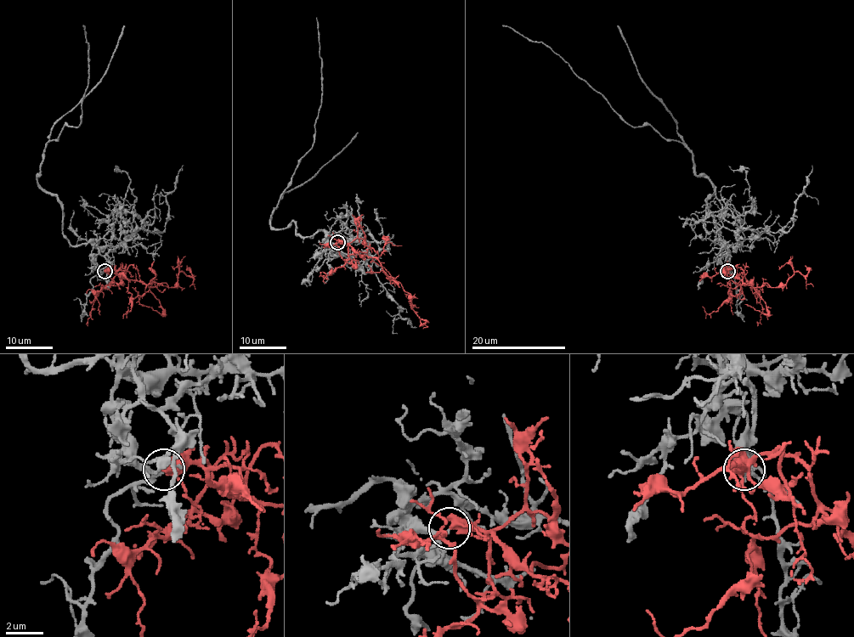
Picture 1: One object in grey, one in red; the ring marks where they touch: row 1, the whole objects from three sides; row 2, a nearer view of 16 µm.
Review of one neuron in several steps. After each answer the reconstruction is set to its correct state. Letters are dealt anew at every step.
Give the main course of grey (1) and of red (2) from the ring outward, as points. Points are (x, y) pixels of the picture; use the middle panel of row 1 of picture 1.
1: (338, 242), (270, 220), (314, 139), (317, 17)
2: (338, 242), (375, 257), (409, 294), (410, 307), (426, 321), (422, 328)

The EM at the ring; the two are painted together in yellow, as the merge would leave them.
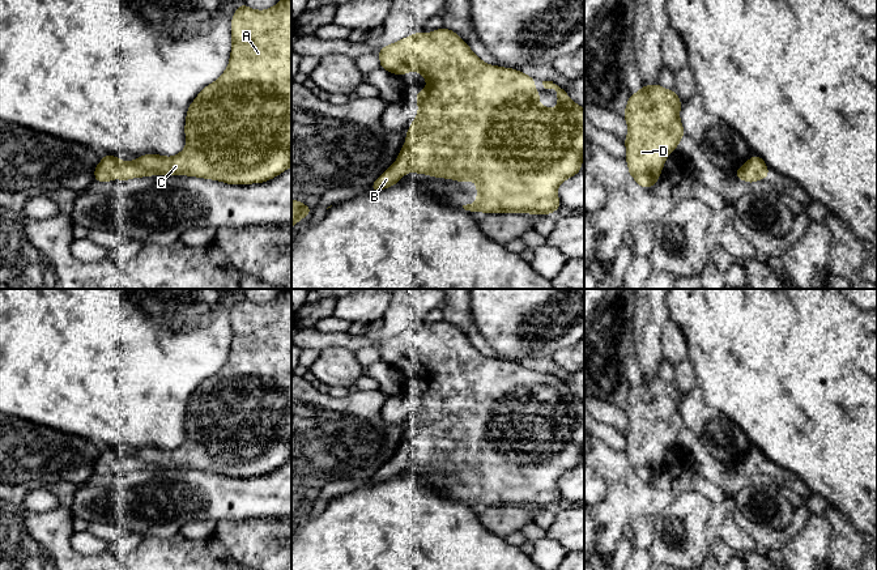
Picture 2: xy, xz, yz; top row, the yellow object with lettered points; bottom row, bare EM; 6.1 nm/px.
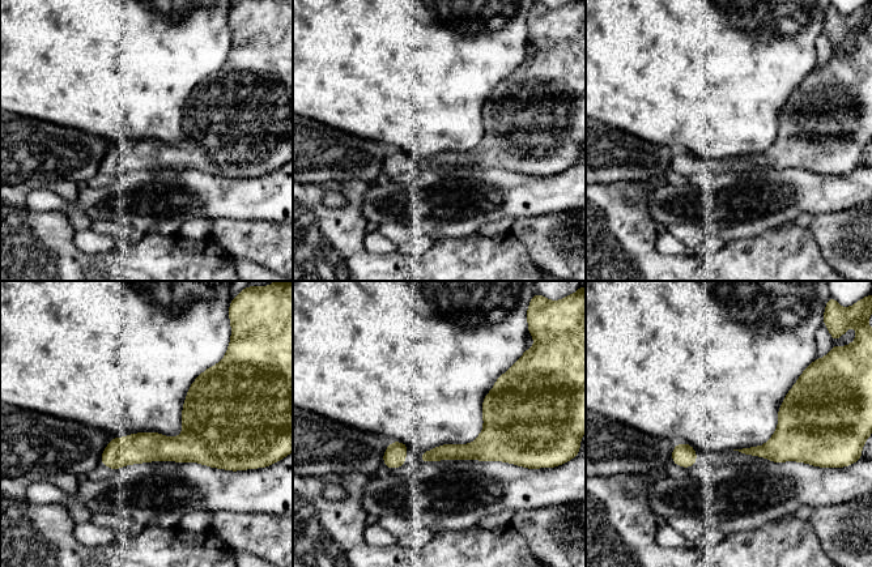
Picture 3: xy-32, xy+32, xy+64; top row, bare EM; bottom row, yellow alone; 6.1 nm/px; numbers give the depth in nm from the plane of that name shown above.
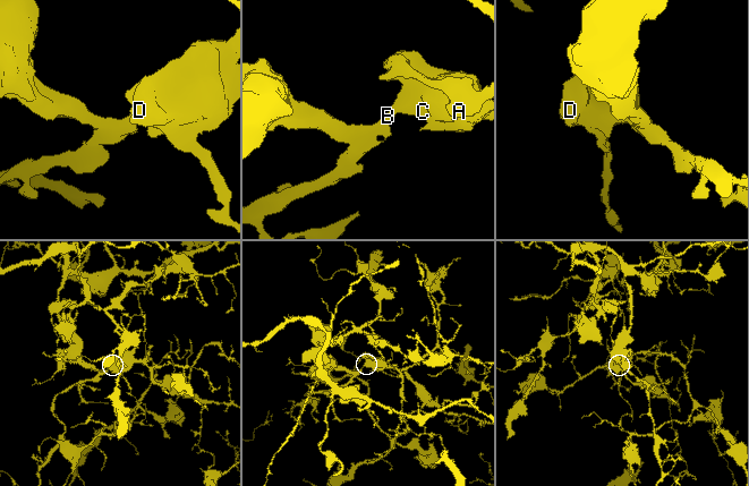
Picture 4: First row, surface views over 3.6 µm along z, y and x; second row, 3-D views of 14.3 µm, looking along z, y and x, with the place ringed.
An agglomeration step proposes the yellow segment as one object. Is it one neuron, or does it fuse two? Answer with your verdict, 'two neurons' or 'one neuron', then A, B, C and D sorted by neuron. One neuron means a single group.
one neuron; A B C D

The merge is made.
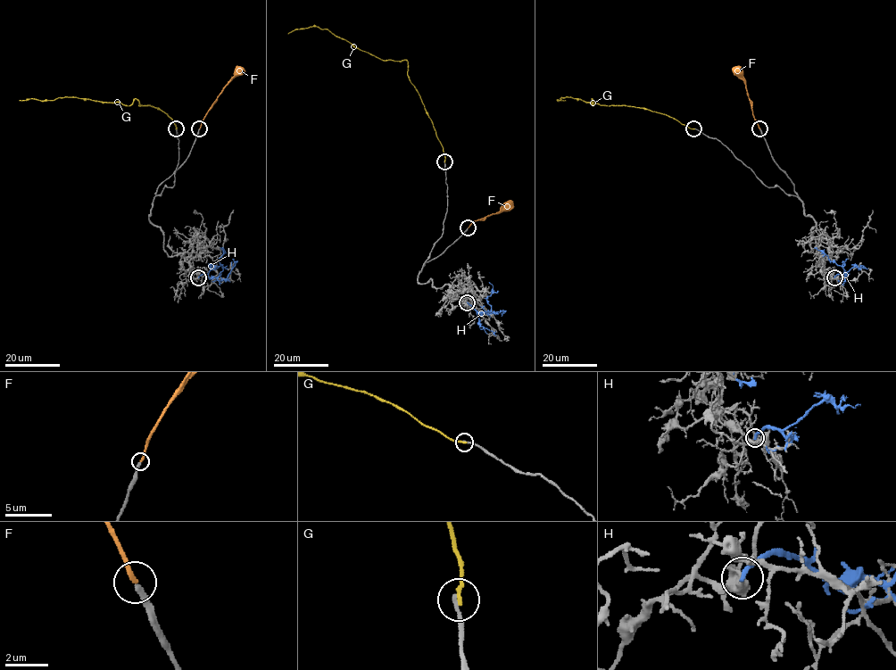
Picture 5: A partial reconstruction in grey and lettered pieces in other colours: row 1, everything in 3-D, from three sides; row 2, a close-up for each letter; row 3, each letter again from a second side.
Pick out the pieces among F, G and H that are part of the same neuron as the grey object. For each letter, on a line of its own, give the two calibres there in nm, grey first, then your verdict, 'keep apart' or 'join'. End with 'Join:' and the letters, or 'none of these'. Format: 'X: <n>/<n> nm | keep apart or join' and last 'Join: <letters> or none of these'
F: 200/200 nm | join
G: 190/180 nm | keep apart
H: 280/240 nm | keep apart
Join: F

